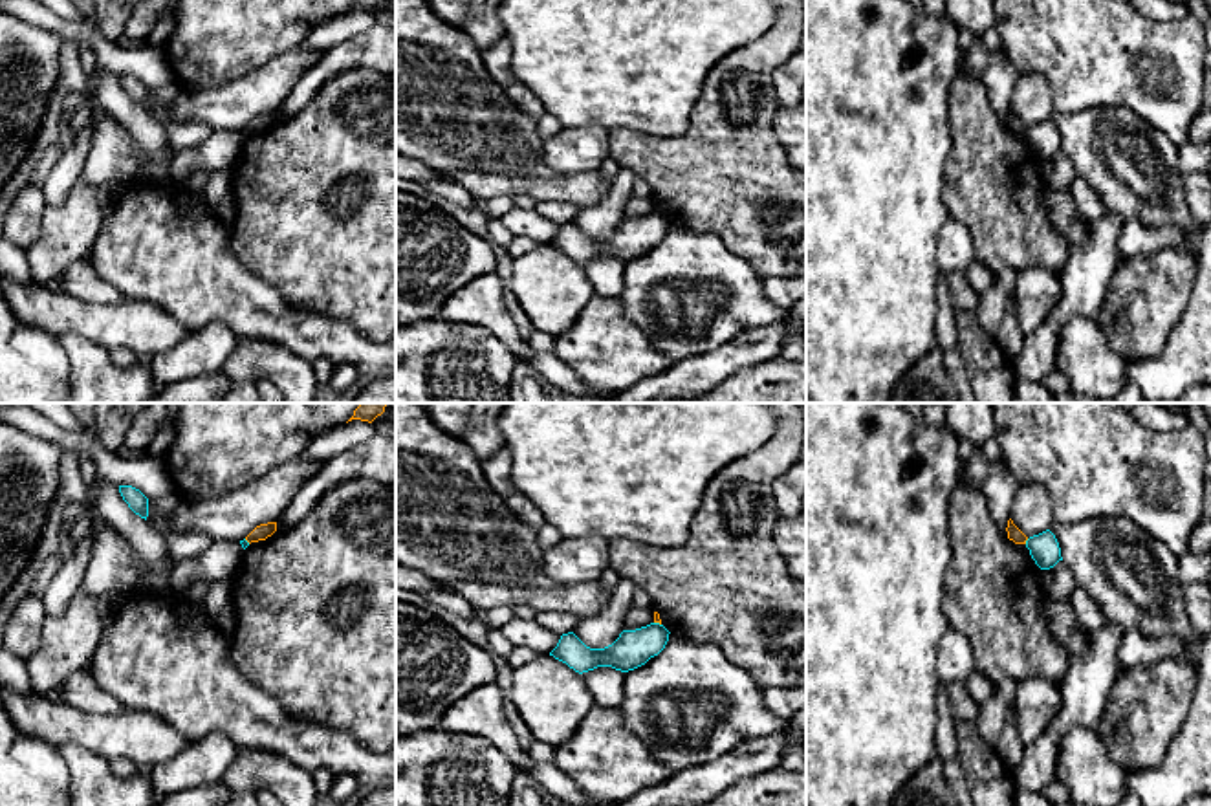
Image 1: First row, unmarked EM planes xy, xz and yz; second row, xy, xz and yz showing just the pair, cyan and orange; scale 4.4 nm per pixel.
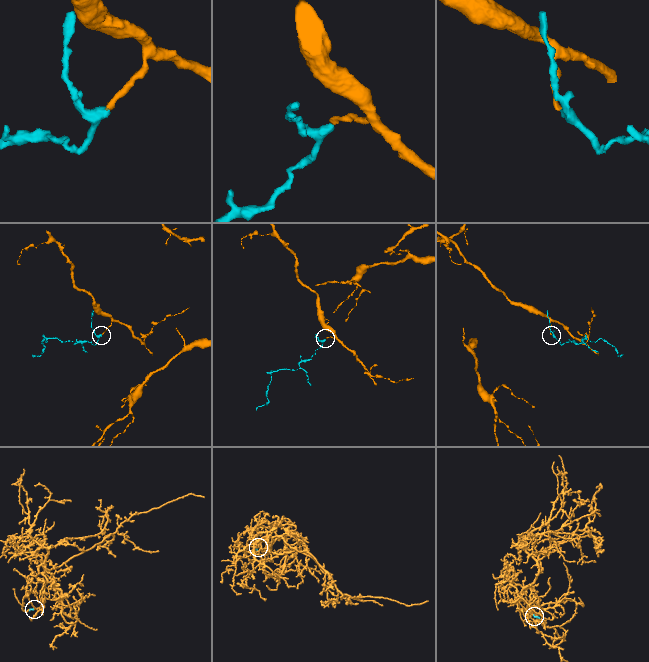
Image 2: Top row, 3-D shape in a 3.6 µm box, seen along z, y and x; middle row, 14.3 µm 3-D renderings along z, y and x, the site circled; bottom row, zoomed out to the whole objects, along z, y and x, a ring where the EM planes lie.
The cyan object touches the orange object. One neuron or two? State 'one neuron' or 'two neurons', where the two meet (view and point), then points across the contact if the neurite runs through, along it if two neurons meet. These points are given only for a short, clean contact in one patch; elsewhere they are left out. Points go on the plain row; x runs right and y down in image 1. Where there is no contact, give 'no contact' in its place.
two neurons; meets cyan in yz at (1026, 130); border along yz (1028, 129), (1025, 132)

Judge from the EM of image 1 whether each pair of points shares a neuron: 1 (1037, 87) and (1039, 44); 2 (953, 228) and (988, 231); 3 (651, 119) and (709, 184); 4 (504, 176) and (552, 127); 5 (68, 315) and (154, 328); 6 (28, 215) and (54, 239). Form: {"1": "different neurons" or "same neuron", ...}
{"1": "different neurons", "2": "different neurons", "3": "different neurons", "4": "different neurons", "5": "same neuron", "6": "different neurons"}

